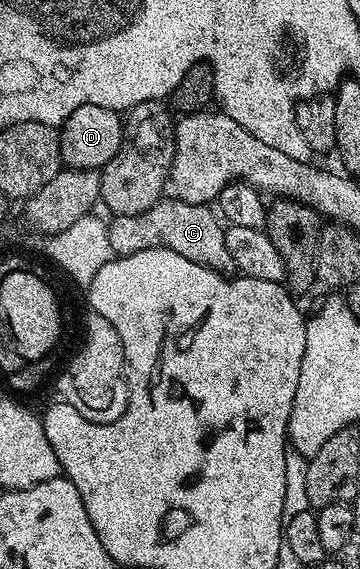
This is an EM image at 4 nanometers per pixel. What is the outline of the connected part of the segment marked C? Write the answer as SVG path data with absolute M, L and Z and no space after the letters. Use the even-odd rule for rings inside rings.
M164 196L150 208L146 208L146 212L138 212L138 216L115 215L111 219L113 222L107 223L112 253L125 258L147 250L169 250L178 252L178 256L186 256L186 260L212 270L215 274L235 275L237 269L234 256L230 256L226 249L225 229L220 226L221 219L216 219L208 209L207 205L199 206L175 196Z

